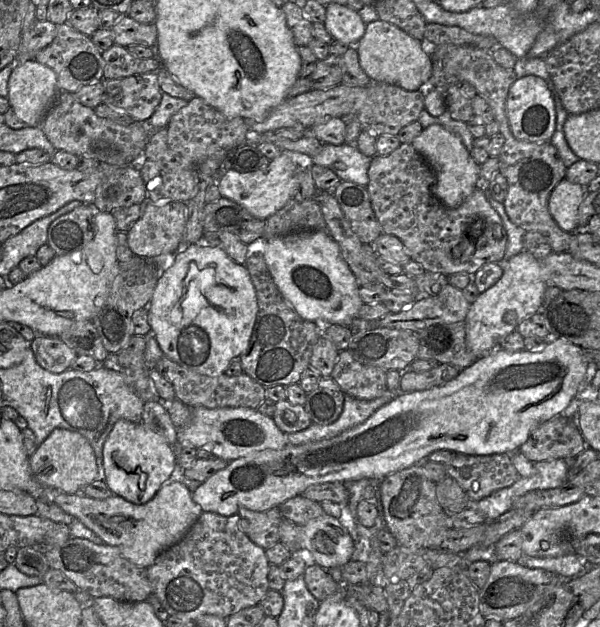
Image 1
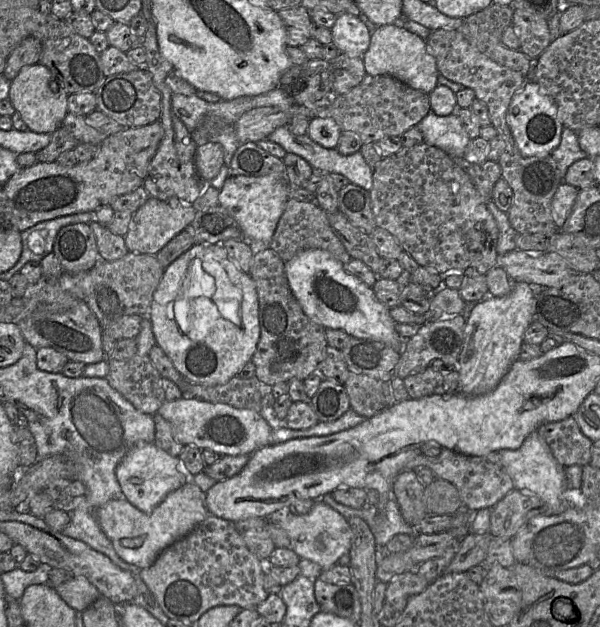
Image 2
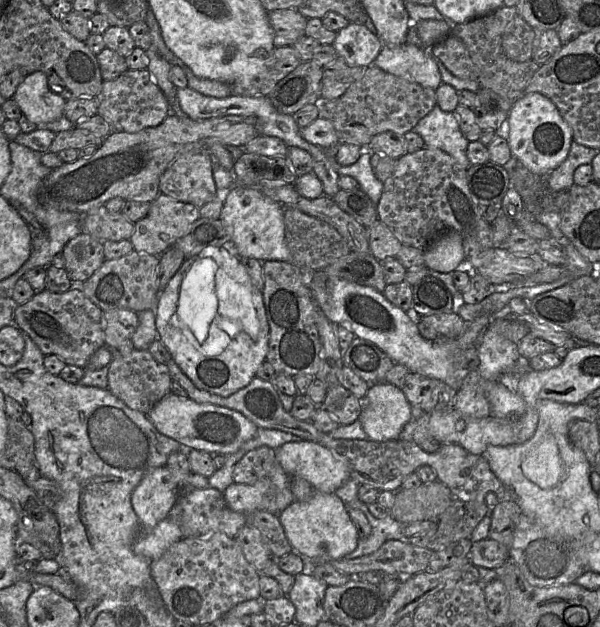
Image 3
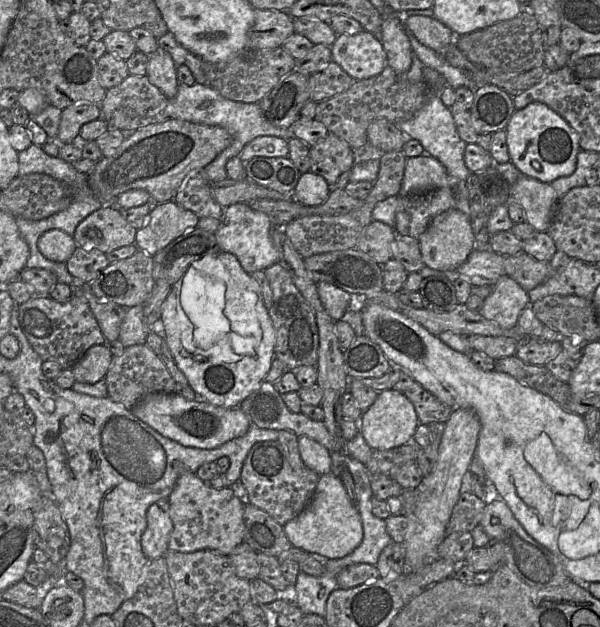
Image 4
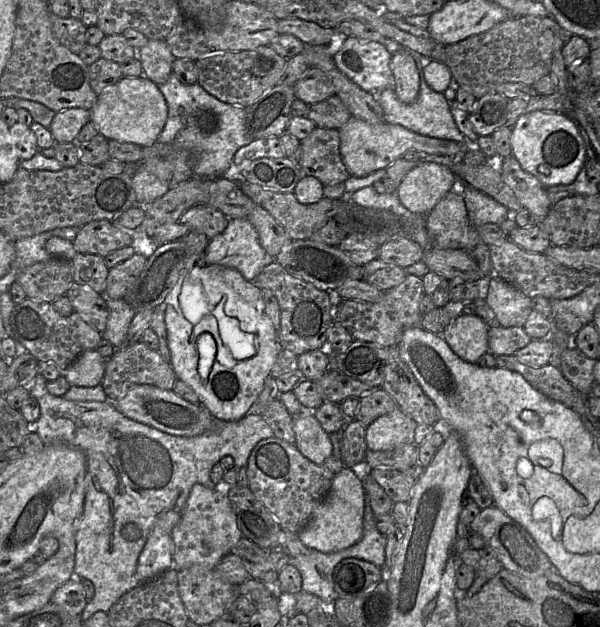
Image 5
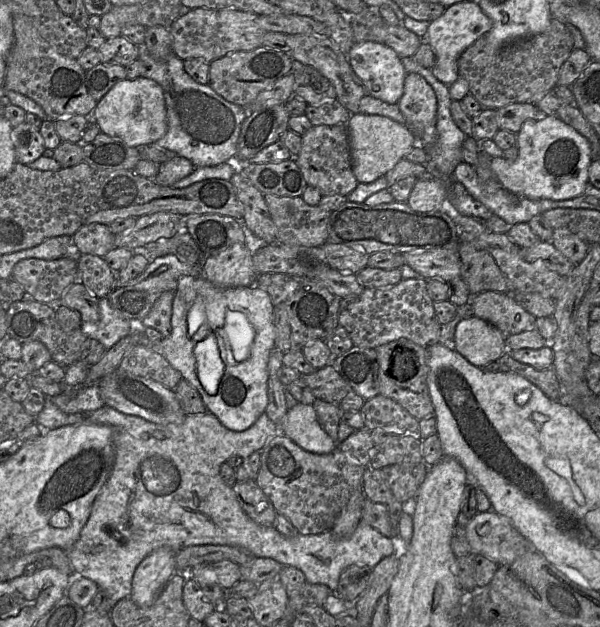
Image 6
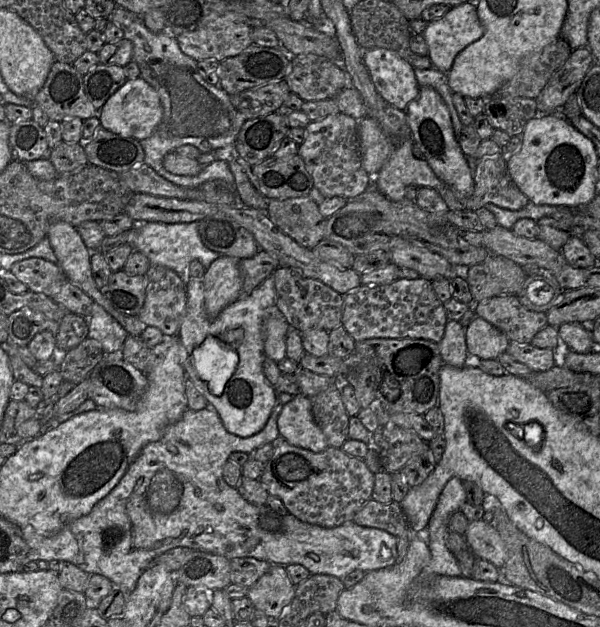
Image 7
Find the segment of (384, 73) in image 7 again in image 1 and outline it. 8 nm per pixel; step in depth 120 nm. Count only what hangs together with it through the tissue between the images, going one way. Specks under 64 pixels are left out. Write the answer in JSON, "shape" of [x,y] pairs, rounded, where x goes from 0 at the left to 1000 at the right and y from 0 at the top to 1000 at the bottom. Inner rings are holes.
{"shape":[[[562,5],[542,10],[540,41],[555,62],[577,73],[592,73],[608,53],[607,35],[595,18]]]}

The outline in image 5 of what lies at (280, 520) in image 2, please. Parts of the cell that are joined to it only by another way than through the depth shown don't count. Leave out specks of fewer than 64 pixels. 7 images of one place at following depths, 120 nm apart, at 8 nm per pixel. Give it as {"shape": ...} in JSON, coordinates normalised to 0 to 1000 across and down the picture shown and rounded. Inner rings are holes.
{"shape":[[[573,745],[553,766],[552,777],[525,812],[517,831],[497,848],[497,858],[515,876],[560,880],[592,868],[603,855],[608,780],[603,754]]]}

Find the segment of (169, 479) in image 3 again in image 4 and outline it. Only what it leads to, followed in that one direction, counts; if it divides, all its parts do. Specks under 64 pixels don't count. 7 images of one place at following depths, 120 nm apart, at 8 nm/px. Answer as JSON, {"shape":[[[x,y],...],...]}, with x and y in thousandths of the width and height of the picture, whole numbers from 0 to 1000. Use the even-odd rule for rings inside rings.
{"shape":[[[270,796],[255,802],[245,813],[245,841],[235,856],[240,885],[252,895],[273,888],[282,877],[287,848],[282,797]]]}

